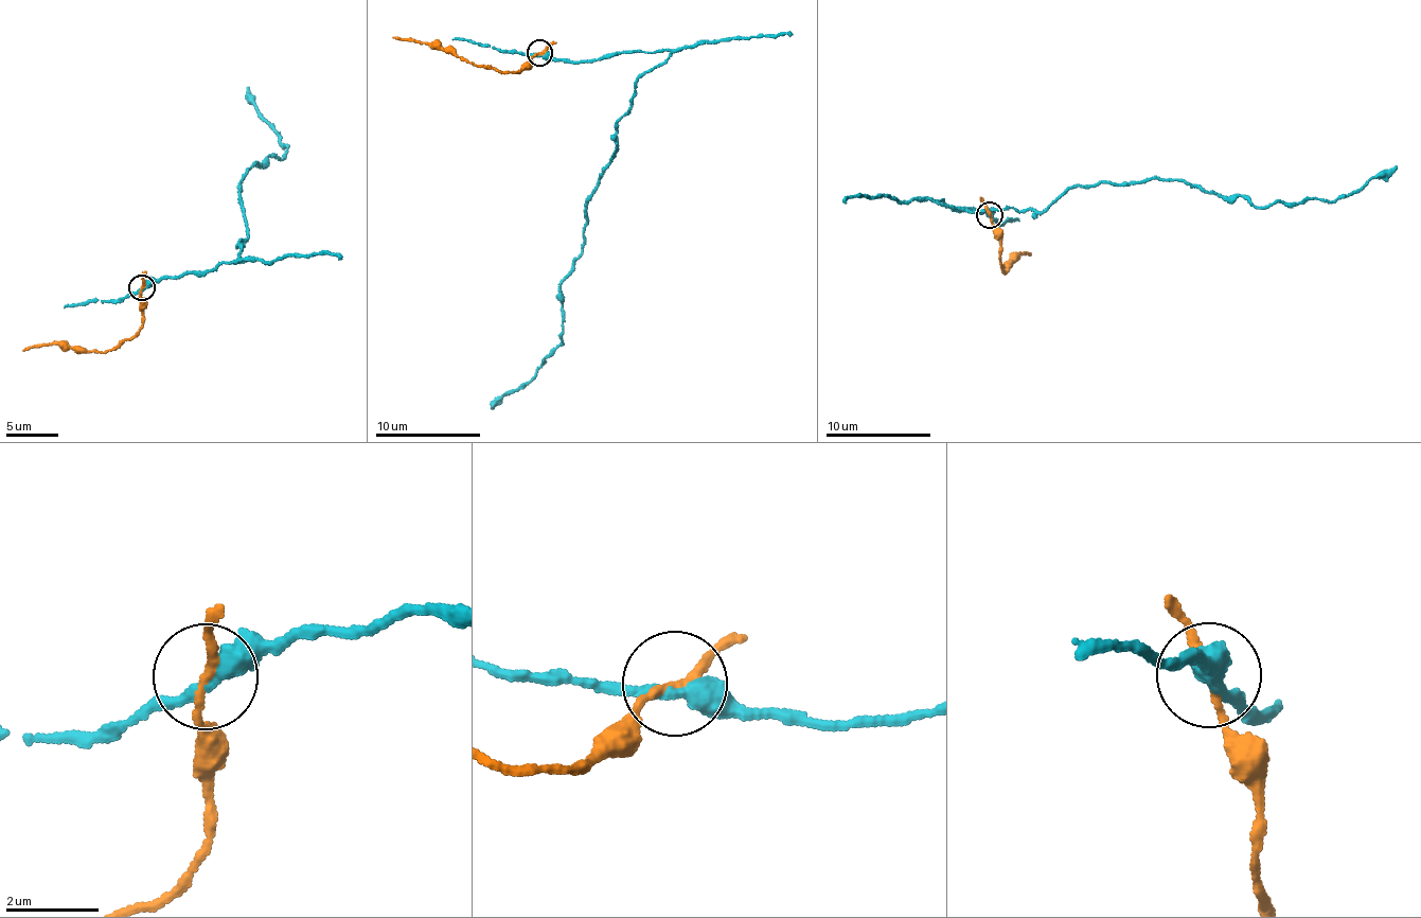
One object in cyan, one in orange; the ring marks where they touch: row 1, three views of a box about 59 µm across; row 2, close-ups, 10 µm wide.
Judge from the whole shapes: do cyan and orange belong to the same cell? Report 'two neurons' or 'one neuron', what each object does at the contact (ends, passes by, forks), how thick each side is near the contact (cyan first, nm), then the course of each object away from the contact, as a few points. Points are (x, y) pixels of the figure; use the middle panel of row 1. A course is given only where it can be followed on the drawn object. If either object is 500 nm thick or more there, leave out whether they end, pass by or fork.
two neurons | cyan passes by | orange passes by | 360/180 nm | cyan via (539, 55), (670, 54), (637, 78), (616, 123), (584, 250), (560, 284), (563, 342), (492, 407) | orange via (539, 52), (514, 73), (392, 38)

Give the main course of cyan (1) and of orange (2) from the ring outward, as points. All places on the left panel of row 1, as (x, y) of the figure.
1: (143, 287), (247, 258), (234, 262), (249, 234), (241, 178), (288, 149), (247, 88)
2: (142, 288), (142, 328), (106, 351), (48, 342), (22, 351)

